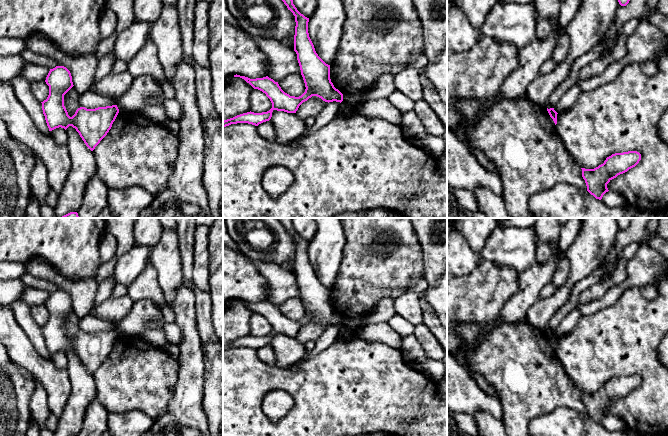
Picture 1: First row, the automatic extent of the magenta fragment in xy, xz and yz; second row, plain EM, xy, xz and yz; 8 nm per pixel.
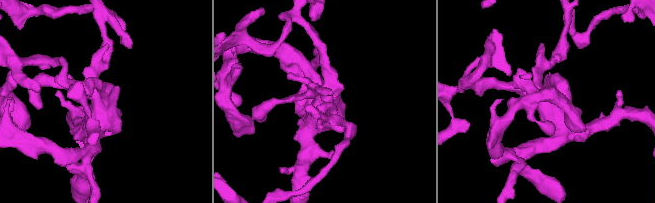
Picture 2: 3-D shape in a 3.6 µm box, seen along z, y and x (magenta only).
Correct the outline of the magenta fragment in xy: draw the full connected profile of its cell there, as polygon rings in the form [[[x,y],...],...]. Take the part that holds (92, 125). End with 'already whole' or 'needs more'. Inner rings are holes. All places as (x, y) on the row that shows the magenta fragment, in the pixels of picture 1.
[[[56,66],[50,69],[45,82],[49,86],[49,95],[41,103],[49,131],[59,127],[66,130],[72,126],[93,151],[111,129],[119,113],[117,105],[95,109],[80,107],[70,117],[64,106],[64,95],[74,86],[70,71],[64,66]]]; already whole

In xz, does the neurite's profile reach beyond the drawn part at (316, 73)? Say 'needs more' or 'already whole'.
already whole

